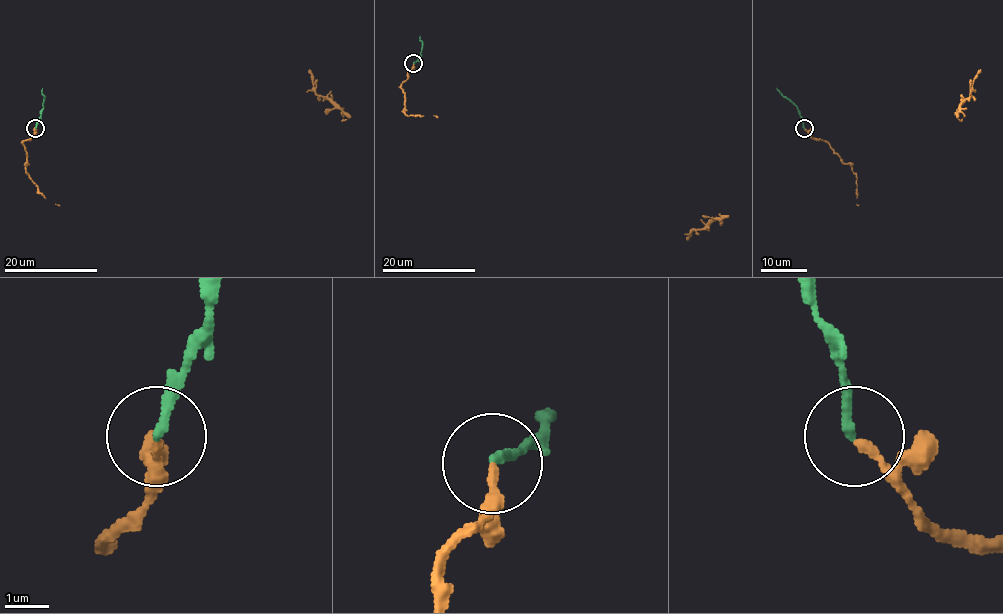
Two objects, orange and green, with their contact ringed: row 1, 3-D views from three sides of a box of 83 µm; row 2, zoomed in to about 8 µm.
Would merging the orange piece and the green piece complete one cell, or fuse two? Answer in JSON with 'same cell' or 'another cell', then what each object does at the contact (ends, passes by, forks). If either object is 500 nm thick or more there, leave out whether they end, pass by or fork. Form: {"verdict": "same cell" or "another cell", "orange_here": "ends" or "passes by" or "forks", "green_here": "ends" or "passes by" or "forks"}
{"verdict": "same cell", "orange_here": "ends", "green_here": "ends"}

